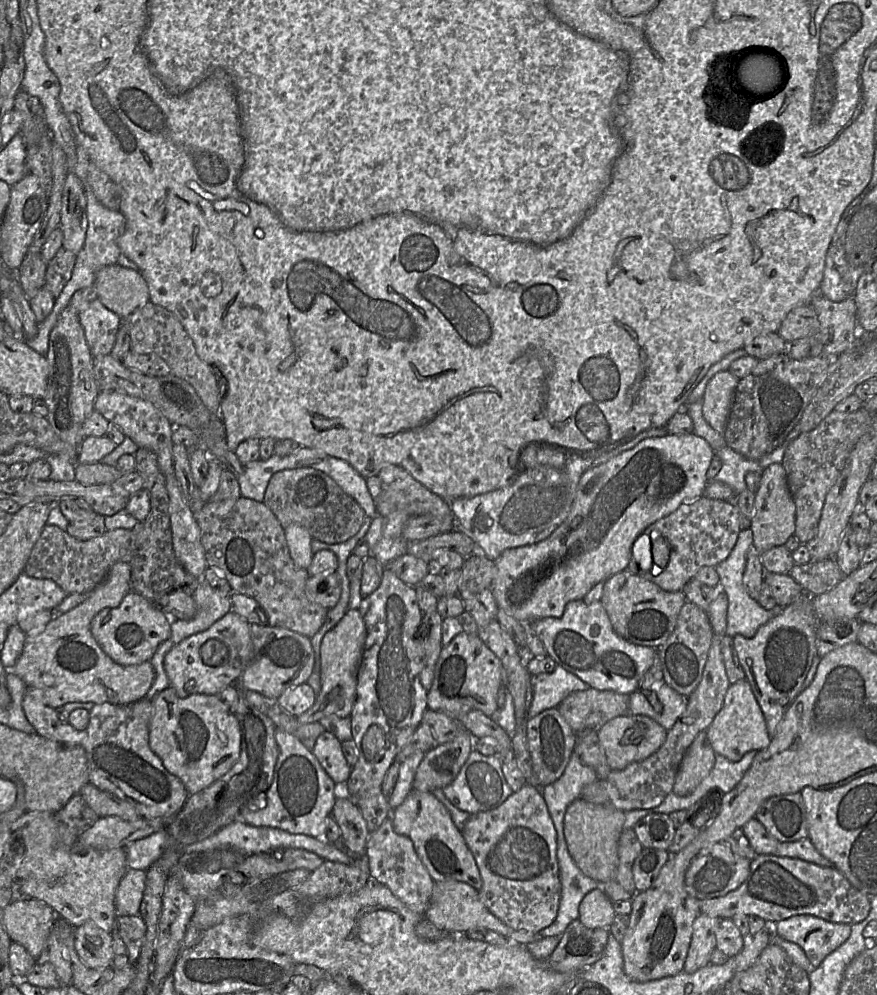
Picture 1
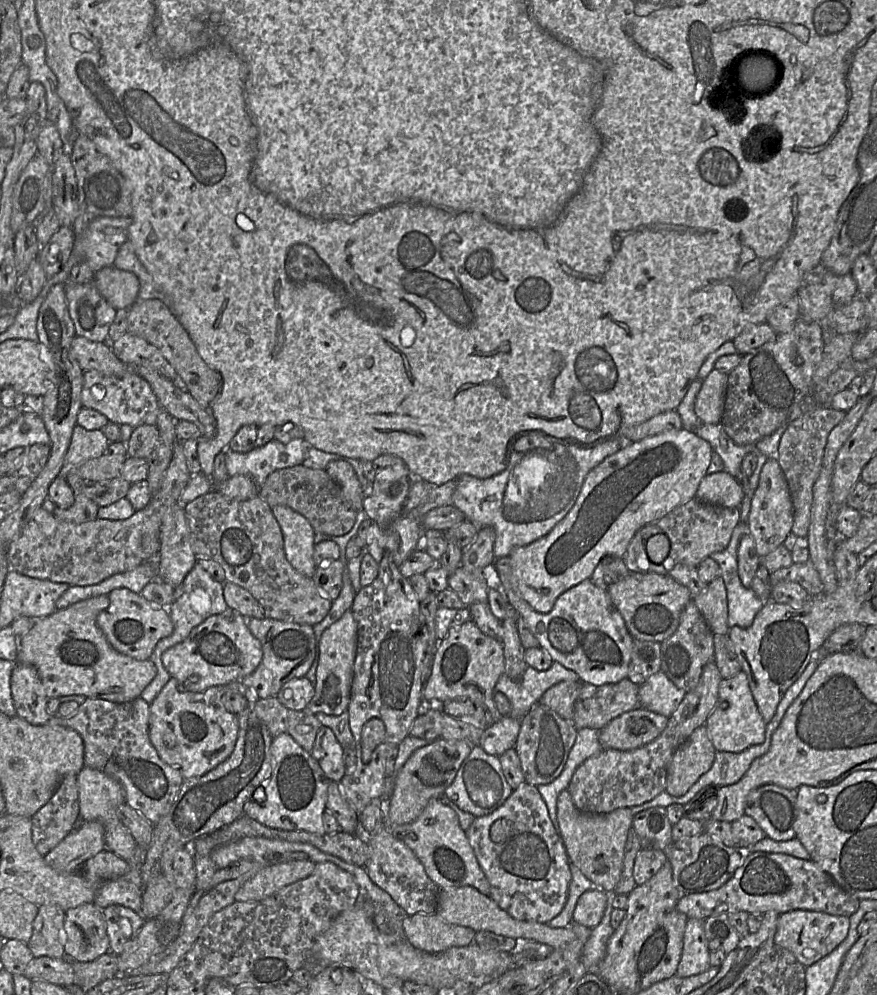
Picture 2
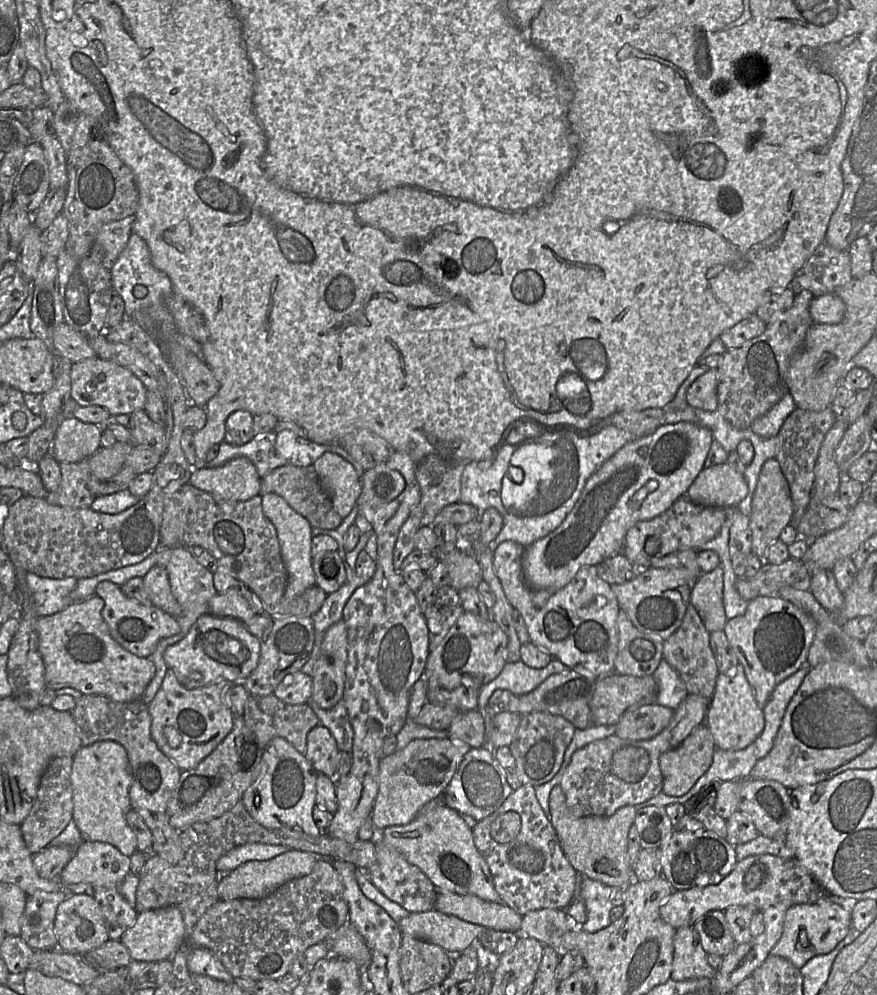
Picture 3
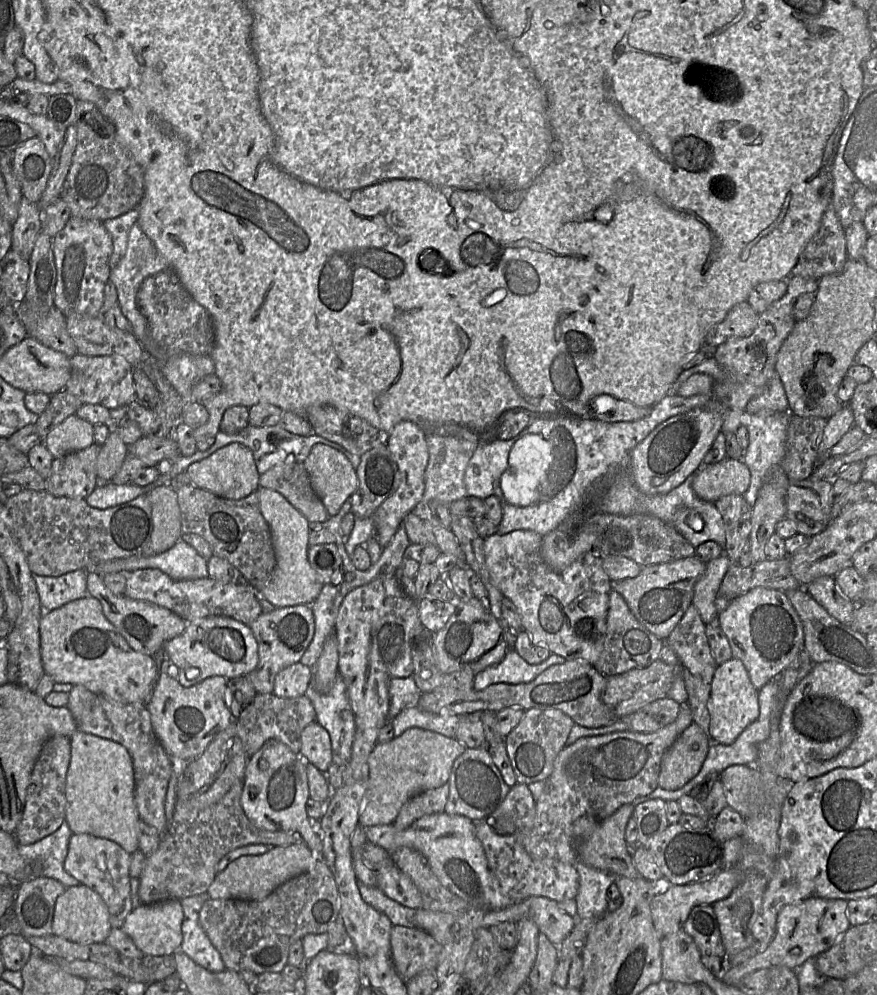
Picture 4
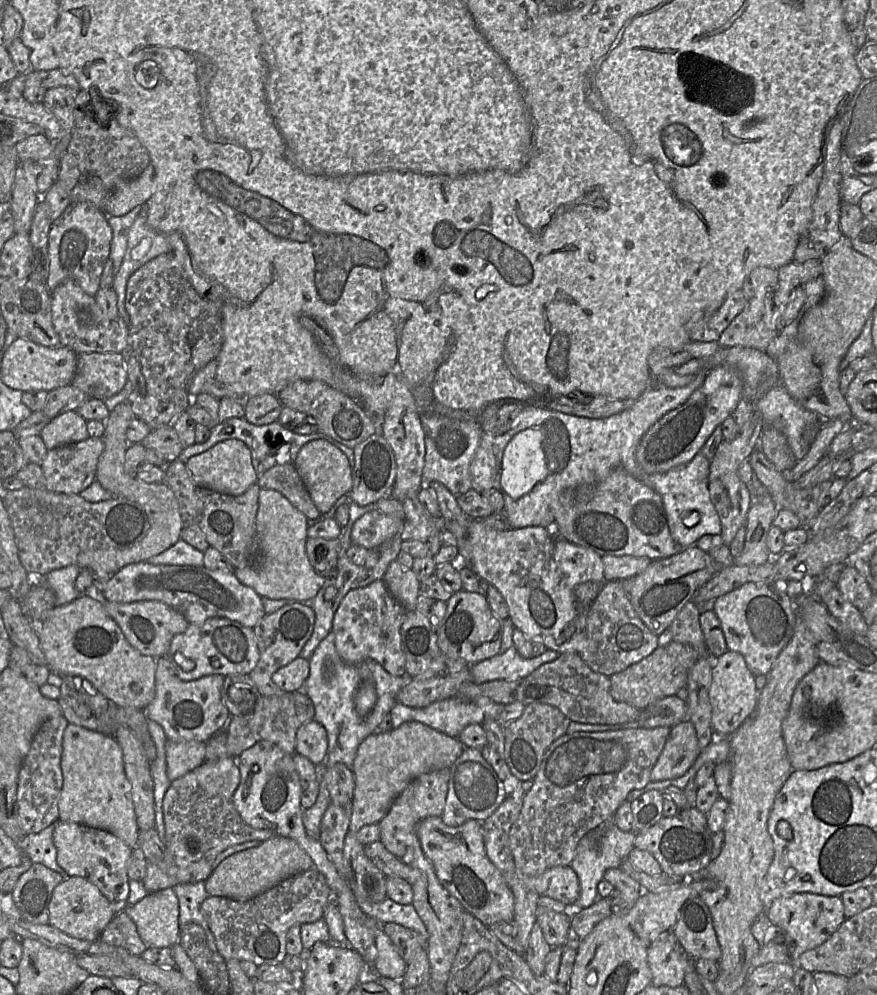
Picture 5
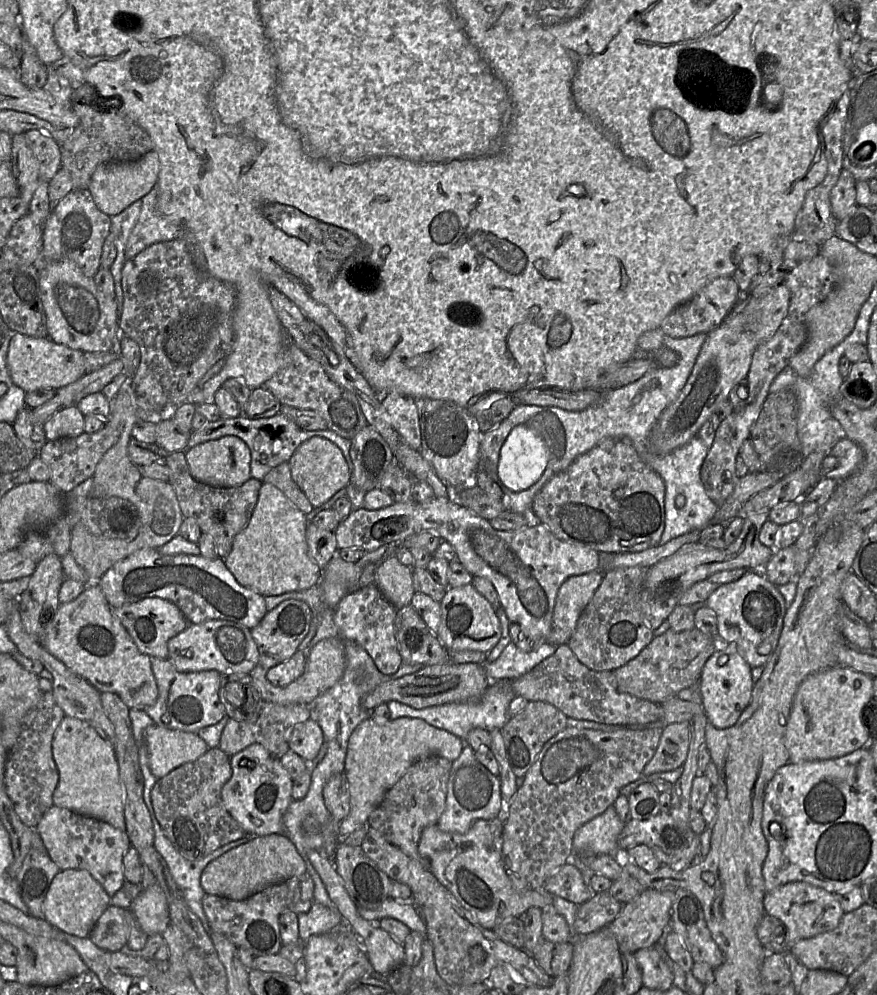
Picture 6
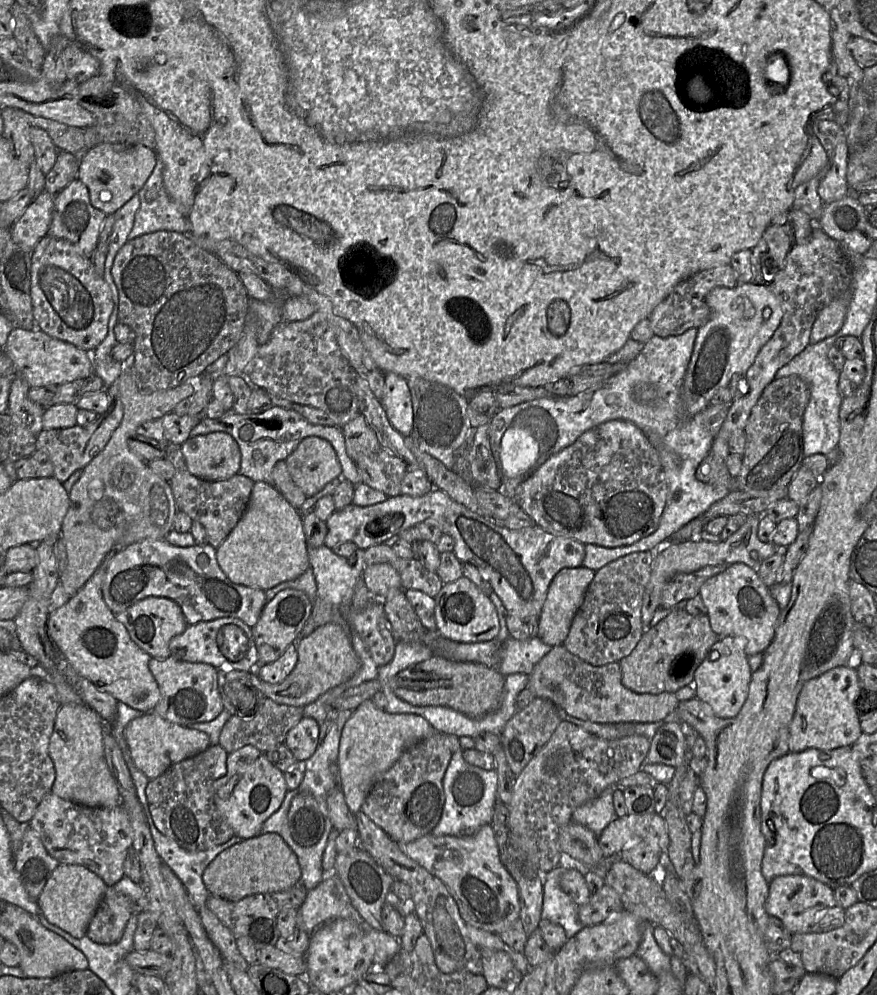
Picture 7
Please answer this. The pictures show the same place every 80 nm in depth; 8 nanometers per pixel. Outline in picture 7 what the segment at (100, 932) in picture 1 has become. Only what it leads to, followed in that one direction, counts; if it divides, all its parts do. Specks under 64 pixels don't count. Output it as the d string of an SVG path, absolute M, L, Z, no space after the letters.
M59 864L37 899L40 913L51 924L75 938L81 938L86 935L89 923L102 901L107 887L102 878L82 865Z

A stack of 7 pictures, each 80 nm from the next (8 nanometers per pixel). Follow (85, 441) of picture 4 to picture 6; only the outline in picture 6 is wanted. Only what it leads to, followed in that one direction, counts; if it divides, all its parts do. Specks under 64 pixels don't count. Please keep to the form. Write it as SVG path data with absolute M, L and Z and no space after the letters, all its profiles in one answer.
M77 406L62 407L43 424L47 441L77 437L84 433L84 415Z

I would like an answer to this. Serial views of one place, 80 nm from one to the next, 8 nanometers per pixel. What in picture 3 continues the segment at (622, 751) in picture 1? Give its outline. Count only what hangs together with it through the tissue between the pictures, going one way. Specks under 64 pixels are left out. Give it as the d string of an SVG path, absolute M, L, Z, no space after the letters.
M649 704L626 712L615 725L615 733L622 739L647 740L662 732L670 723L674 710Z

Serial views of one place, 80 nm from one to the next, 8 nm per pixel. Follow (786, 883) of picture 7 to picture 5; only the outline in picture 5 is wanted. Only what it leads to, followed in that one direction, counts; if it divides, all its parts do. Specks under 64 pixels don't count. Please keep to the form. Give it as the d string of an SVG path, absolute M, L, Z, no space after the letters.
M798 893L778 898L773 901L766 915L772 924L784 933L784 938L761 945L758 954L752 959L752 969L768 963L786 963L795 968L799 965L798 958L802 953L822 945L846 919L840 896L813 893Z

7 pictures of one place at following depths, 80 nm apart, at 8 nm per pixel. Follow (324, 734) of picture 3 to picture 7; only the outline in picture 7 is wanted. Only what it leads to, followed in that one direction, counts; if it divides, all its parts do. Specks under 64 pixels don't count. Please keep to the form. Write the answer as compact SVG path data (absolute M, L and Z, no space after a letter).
M304 717L288 731L284 744L298 762L305 761L319 745L319 732L318 722L312 717Z

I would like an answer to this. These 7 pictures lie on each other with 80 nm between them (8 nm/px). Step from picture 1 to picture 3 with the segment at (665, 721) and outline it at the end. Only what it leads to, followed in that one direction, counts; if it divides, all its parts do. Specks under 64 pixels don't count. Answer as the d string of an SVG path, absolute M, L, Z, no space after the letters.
M664 659L652 676L658 690L655 703L676 710L688 695L683 680Z

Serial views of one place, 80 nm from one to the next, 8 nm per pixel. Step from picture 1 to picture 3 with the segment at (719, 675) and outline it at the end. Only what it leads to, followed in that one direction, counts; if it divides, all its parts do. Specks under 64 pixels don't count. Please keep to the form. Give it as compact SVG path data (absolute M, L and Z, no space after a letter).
M688 694L674 710L669 725L653 738L629 740L612 734L576 750L559 784L565 794L566 804L571 813L576 817L611 816L623 806L640 804L662 792L663 775L659 762L661 755L678 747L697 726L705 723L709 704L710 699Z

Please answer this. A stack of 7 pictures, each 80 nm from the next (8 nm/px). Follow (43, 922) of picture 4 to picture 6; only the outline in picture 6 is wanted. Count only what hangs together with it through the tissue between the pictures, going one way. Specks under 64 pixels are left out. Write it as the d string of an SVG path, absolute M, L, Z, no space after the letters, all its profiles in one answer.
M31 848L17 875L17 883L29 915L44 919L43 902L60 868L49 857L46 849Z

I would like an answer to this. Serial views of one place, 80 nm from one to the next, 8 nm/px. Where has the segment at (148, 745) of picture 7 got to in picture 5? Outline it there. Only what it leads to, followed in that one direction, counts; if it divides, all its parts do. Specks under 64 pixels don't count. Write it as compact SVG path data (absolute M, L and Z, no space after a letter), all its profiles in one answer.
M173 741L165 744L166 771L170 781L190 772L204 762L206 743L201 741Z

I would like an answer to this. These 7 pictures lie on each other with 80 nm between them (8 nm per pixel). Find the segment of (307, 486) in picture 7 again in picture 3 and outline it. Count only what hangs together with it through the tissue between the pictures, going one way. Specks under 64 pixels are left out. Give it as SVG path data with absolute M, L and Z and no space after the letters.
M325 452L312 467L330 495L336 512L346 517L356 506L362 491L361 479L354 466L336 453Z

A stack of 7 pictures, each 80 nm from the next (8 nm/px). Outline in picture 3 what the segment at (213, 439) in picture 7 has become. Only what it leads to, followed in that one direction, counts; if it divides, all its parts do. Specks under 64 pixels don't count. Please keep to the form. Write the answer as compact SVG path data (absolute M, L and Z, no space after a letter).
M246 457L234 458L217 467L193 468L190 483L227 502L246 501L260 495L260 476Z

